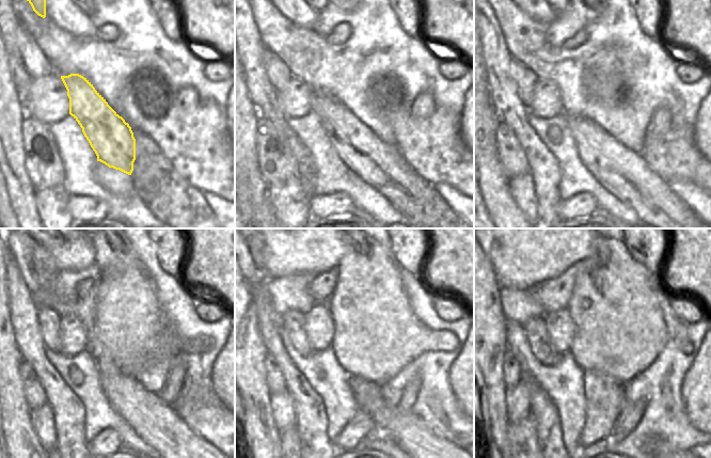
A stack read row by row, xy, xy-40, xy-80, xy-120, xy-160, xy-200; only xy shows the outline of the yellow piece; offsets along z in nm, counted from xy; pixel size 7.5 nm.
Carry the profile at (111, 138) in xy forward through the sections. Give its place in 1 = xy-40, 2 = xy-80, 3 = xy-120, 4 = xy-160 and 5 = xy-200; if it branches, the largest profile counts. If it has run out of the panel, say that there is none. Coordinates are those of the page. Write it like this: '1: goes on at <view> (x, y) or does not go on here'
1: goes on at xy-40 (382, 167)
2: goes on at xy-80 (626, 174)
3: goes on at xy-120 (154, 421)
4: goes on at xy-160 (411, 435)
5: goes on at xy-200 (657, 445)

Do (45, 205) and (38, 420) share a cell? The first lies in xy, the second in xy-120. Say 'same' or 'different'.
same

